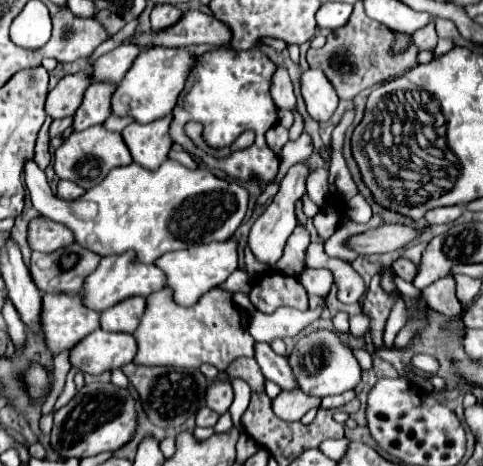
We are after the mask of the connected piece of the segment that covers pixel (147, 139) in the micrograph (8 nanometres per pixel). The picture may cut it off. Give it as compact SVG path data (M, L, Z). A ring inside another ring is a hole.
M166 115L146 125L130 123L122 131L122 137L132 153L132 159L144 169L158 169L160 163L166 161L168 151L172 147L172 139L168 133L170 123L172 115Z

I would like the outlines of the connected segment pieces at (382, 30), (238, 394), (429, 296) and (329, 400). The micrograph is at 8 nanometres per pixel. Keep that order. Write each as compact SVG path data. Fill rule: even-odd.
M356 3L354 13L348 25L344 25L344 29L332 31L328 35L328 43L322 49L308 49L308 63L312 69L322 69L326 73L340 99L354 99L360 91L384 83L388 77L396 77L416 65L418 49L410 45L406 53L392 55L390 53L392 41L394 41L394 31L366 17L364 5Z
M234 379L232 387L234 387L234 403L230 407L230 415L232 415L234 427L238 427L238 431L244 431L240 419L242 419L242 413L248 409L248 403L250 403L250 387L242 379Z
M444 277L436 283L432 283L424 293L424 299L428 301L428 307L442 315L460 315L462 305L456 299L456 283L454 277Z
M348 390L344 393L340 393L340 395L330 395L330 397L324 397L320 407L322 407L322 409L336 409L336 407L340 407L340 405L344 405L354 398L354 390Z

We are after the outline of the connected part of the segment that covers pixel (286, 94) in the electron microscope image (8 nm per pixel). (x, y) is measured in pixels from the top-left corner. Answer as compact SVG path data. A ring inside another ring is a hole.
M278 67L276 73L272 75L272 101L282 107L282 109L294 109L296 105L296 97L294 97L294 91L292 91L292 83L290 83L290 77L286 73L284 67Z

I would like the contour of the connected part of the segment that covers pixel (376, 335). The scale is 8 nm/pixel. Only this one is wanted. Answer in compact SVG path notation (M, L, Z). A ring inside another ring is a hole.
M374 277L362 303L362 311L370 317L370 335L372 335L374 349L386 349L382 335L384 335L384 325L386 325L390 307L392 307L392 299L380 289L380 281Z

